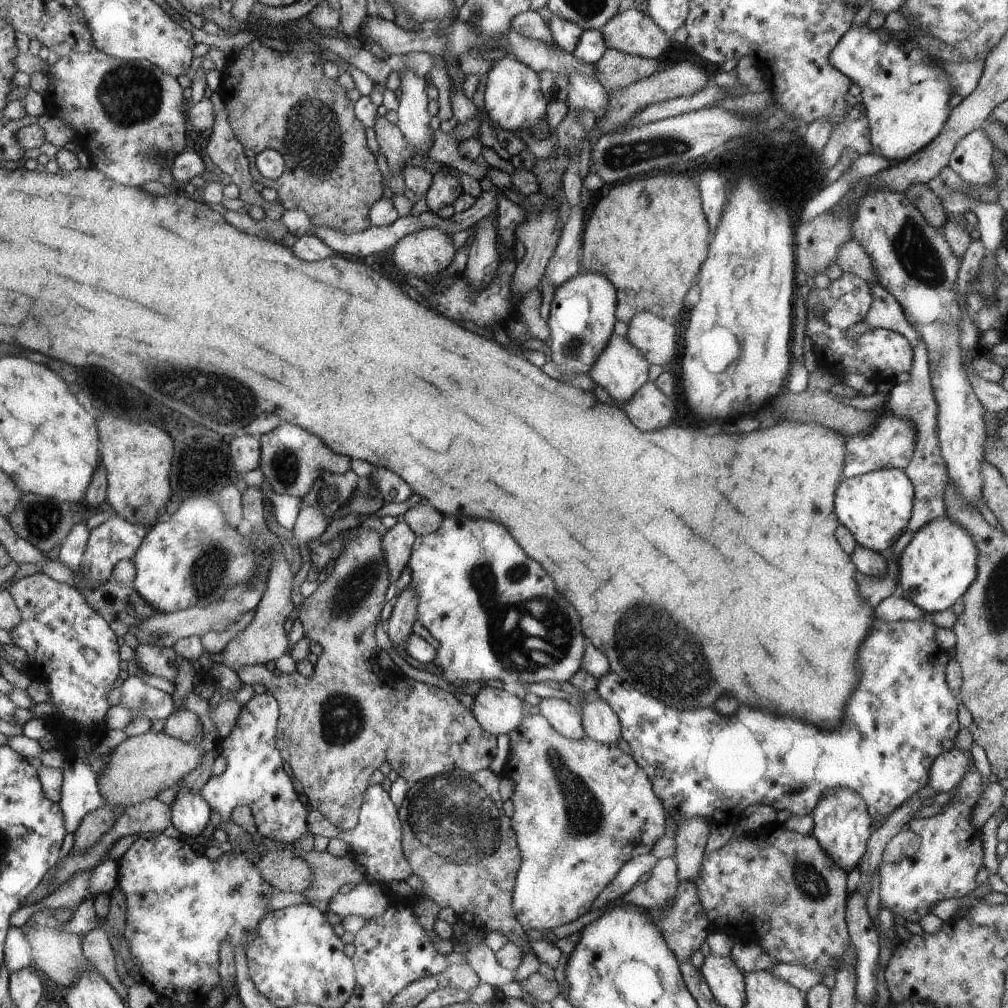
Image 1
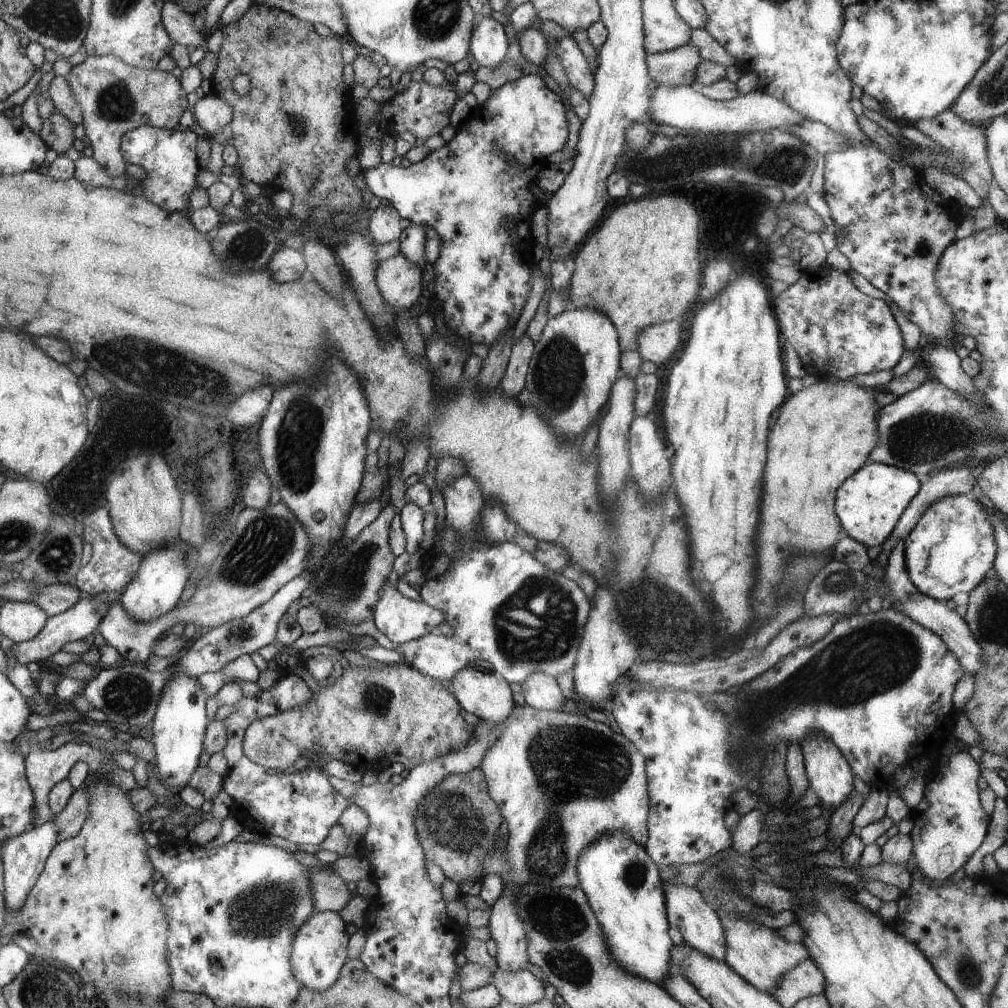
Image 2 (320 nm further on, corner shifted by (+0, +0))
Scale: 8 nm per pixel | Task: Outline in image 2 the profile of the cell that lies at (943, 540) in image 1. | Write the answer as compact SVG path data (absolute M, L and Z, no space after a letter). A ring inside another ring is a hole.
M948 495L927 506L914 528L903 540L906 570L920 594L948 601L958 592L970 592L991 572L996 554L994 525L991 514L983 504L970 500L967 495Z

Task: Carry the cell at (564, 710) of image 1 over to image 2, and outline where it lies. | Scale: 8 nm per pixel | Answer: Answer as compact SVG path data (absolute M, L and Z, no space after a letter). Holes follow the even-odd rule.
M533 672L521 684L525 704L535 709L560 711L566 700L556 679L543 672Z

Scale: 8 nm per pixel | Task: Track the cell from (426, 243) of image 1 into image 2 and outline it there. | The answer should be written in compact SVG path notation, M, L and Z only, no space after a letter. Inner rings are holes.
M400 253L397 256L389 257L381 260L376 267L375 281L382 295L383 301L386 304L393 306L395 312L408 311L411 306L414 306L422 294L422 274L420 267L407 258L404 258Z

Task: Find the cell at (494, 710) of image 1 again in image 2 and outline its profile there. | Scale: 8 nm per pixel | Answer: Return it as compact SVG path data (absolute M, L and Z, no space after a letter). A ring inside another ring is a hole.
M466 667L454 674L450 685L458 702L461 702L462 708L482 721L488 720L497 723L505 721L516 708L509 682L489 668Z

